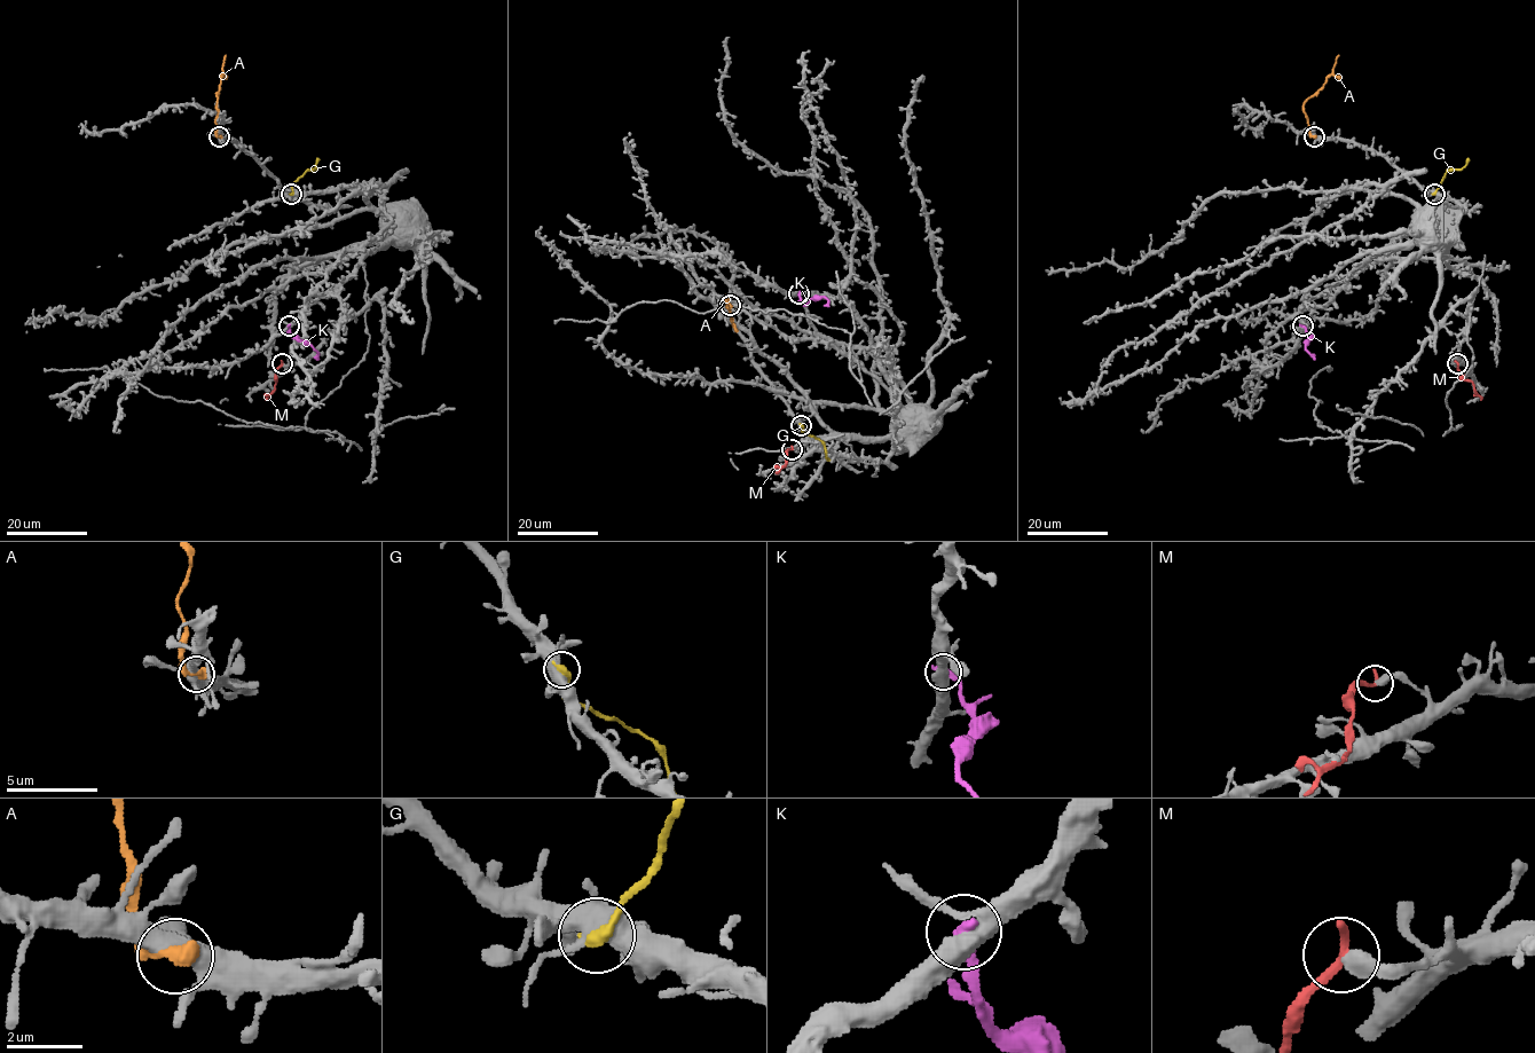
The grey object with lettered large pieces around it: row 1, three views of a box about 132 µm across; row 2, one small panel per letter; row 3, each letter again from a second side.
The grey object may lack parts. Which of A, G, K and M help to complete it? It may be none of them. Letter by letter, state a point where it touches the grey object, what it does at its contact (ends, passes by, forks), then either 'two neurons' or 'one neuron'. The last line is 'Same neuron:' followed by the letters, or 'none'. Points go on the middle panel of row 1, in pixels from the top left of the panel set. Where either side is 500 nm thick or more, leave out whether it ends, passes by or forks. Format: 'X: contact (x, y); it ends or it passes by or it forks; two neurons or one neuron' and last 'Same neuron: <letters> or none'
A: contact (730, 305); it ends; two neurons
G: contact (801, 425); it ends; two neurons
K: contact (799, 293); it ends; two neurons
M: contact (792, 449); it ends; two neurons
Same neuron: none

